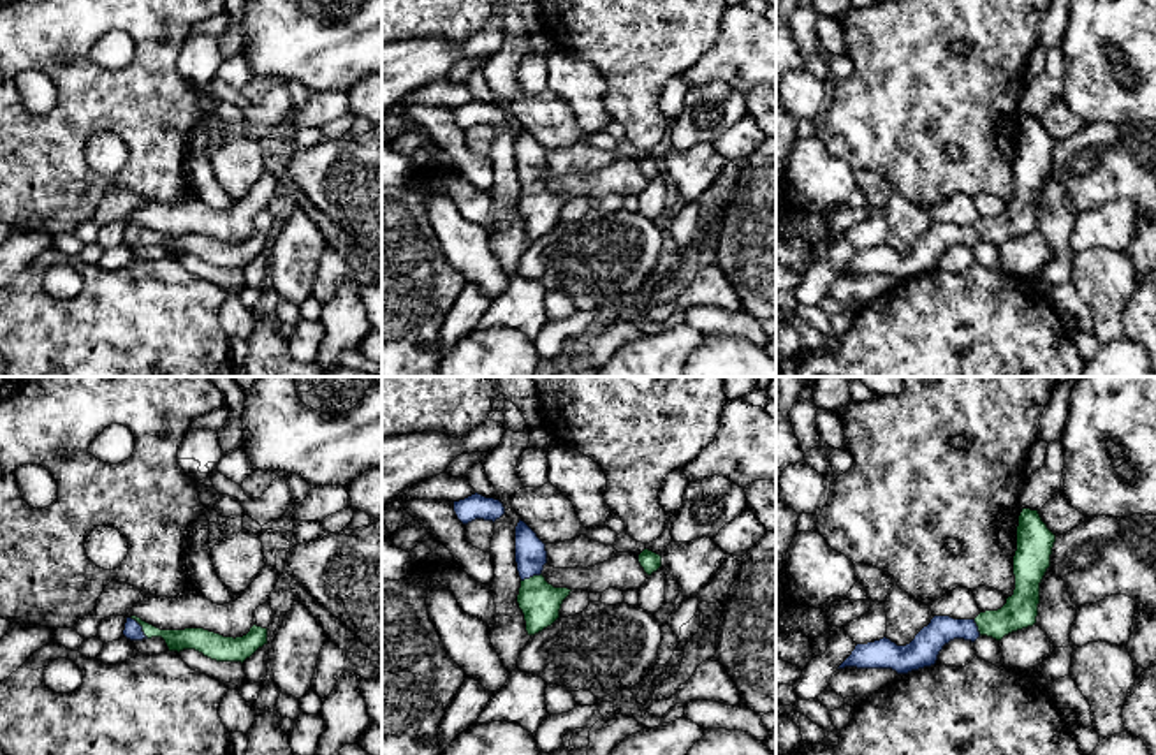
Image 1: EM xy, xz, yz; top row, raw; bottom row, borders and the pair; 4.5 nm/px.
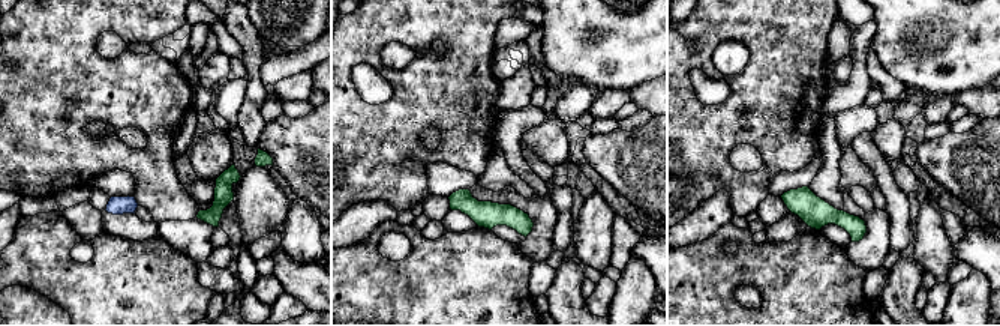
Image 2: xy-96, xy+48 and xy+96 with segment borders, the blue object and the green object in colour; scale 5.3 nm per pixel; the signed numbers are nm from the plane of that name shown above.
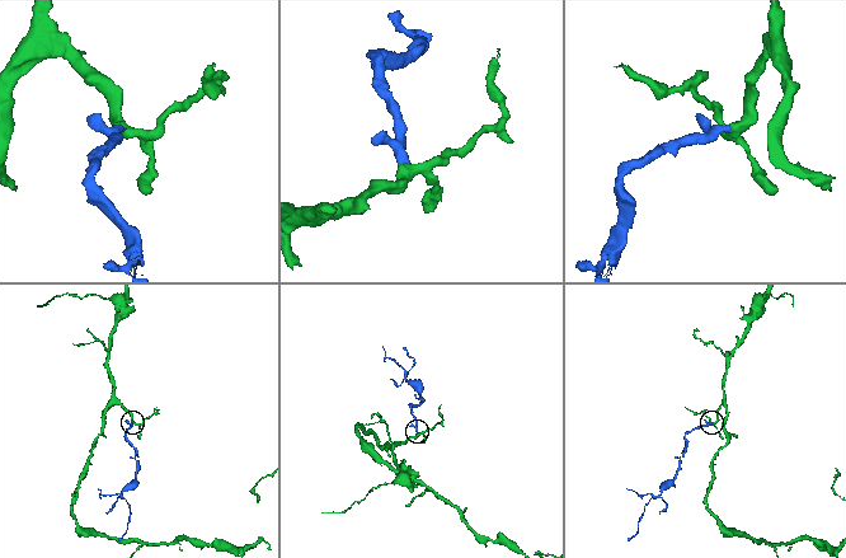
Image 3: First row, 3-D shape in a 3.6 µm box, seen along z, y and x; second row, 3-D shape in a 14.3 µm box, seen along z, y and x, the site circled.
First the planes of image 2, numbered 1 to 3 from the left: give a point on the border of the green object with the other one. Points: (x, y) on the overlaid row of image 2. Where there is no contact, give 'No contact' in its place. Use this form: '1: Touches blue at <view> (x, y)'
1: No contact
2: No contact
3: No contact

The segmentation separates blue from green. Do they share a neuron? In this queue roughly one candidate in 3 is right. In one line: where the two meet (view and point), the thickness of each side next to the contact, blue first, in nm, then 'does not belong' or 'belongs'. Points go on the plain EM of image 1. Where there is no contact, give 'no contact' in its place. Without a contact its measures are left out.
xy (141, 233) | 80/100 nm | belongs

